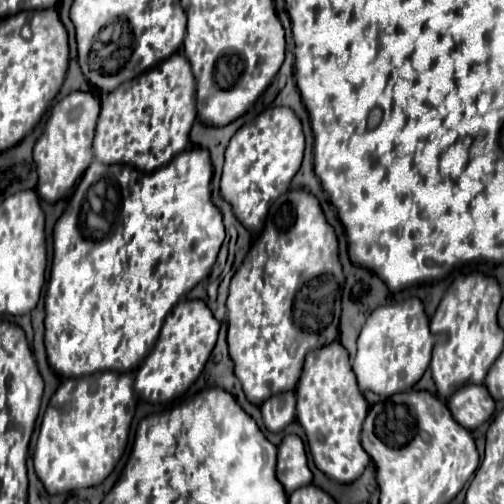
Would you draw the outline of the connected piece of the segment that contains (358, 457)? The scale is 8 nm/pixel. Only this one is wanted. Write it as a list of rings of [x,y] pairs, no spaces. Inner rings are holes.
[[[338,340],[306,354],[304,370],[296,386],[296,400],[296,418],[306,432],[314,464],[328,478],[354,482],[370,462],[370,456],[360,444],[360,430],[368,412],[368,402],[358,390],[348,352]]]

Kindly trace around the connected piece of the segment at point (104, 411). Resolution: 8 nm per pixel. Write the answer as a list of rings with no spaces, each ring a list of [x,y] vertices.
[[[96,372],[80,378],[66,378],[48,402],[42,418],[34,468],[48,494],[70,492],[102,484],[124,454],[130,422],[136,410],[132,374]]]

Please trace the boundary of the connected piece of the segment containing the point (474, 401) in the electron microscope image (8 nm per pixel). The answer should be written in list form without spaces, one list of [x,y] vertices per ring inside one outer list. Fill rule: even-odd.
[[[468,384],[450,396],[448,408],[466,430],[474,430],[492,416],[494,398],[484,386]]]

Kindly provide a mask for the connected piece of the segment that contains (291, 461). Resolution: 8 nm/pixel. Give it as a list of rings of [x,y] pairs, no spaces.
[[[296,434],[284,436],[278,446],[278,466],[276,476],[286,492],[292,492],[304,484],[312,482],[312,472],[308,468],[304,444]]]

